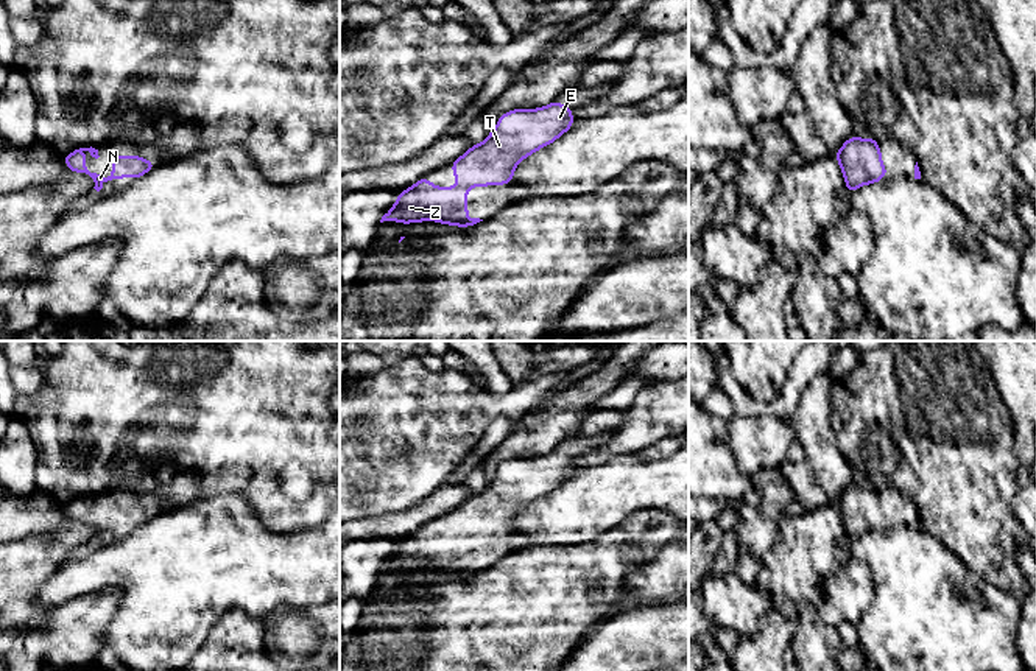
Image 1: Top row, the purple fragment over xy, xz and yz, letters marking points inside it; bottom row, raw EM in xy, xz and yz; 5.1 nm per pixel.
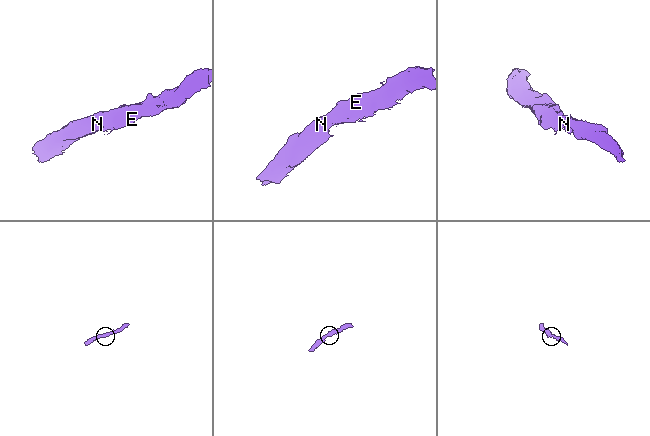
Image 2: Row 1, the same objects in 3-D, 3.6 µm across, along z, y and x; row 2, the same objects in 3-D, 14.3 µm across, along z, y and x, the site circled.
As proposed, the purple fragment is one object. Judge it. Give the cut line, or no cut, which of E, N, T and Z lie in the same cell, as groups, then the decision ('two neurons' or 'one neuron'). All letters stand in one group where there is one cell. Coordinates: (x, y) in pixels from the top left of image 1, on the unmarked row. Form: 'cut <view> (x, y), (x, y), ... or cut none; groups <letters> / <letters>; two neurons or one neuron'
cut none; groups E N T Z; one neuron

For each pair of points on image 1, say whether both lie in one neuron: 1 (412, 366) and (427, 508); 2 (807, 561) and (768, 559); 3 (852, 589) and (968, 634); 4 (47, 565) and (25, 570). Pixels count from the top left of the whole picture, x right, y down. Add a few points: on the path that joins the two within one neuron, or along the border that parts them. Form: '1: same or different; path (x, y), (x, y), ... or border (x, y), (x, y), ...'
1: different; border (446, 483), (415, 503), (391, 511)
2: same; path (798, 555), (778, 555)
3: different; border (863, 561), (873, 587), (873, 600), (856, 625)
4: same; path (42, 565), (30, 565)

